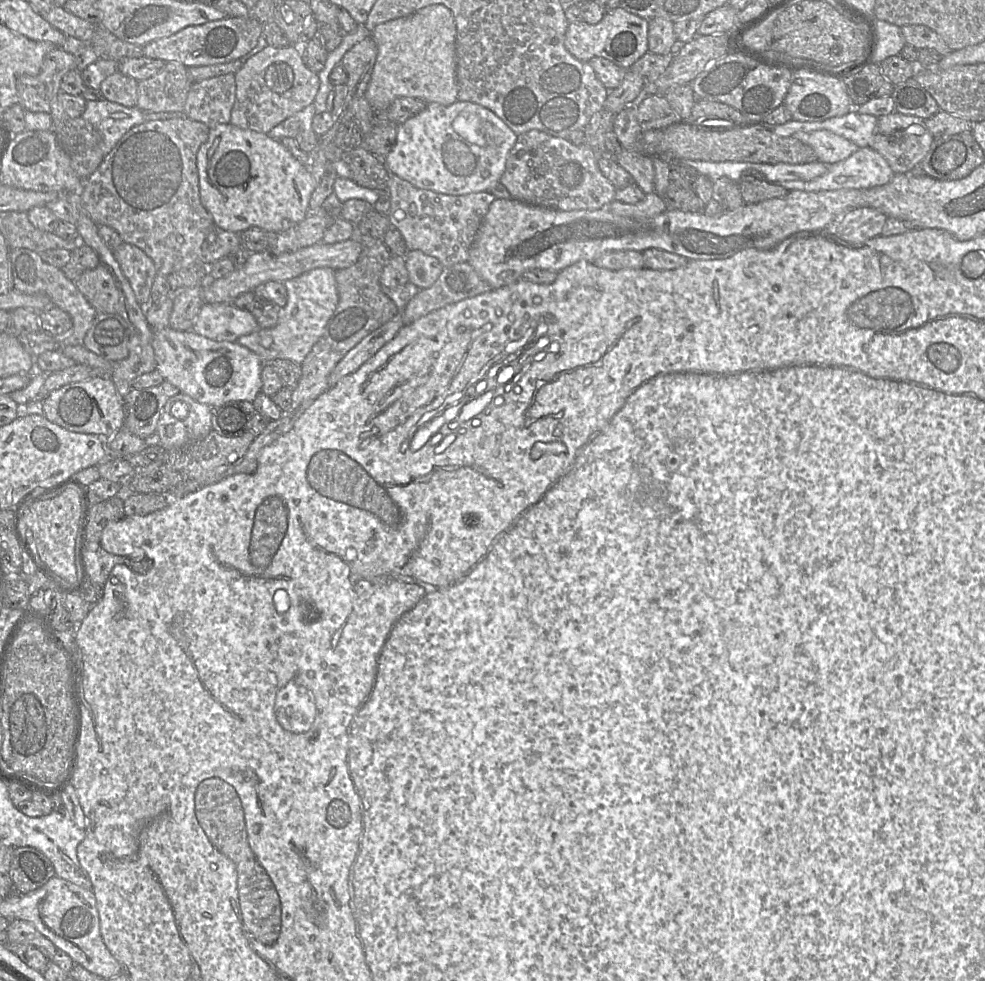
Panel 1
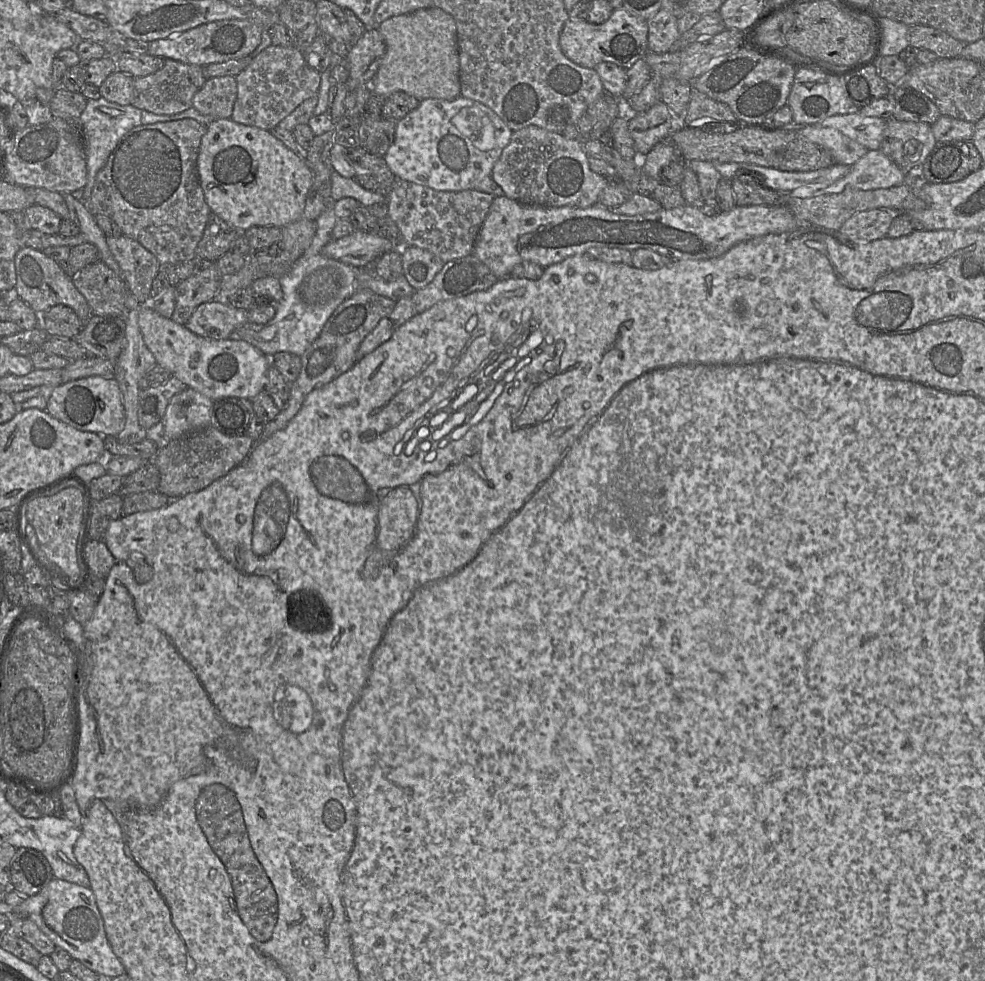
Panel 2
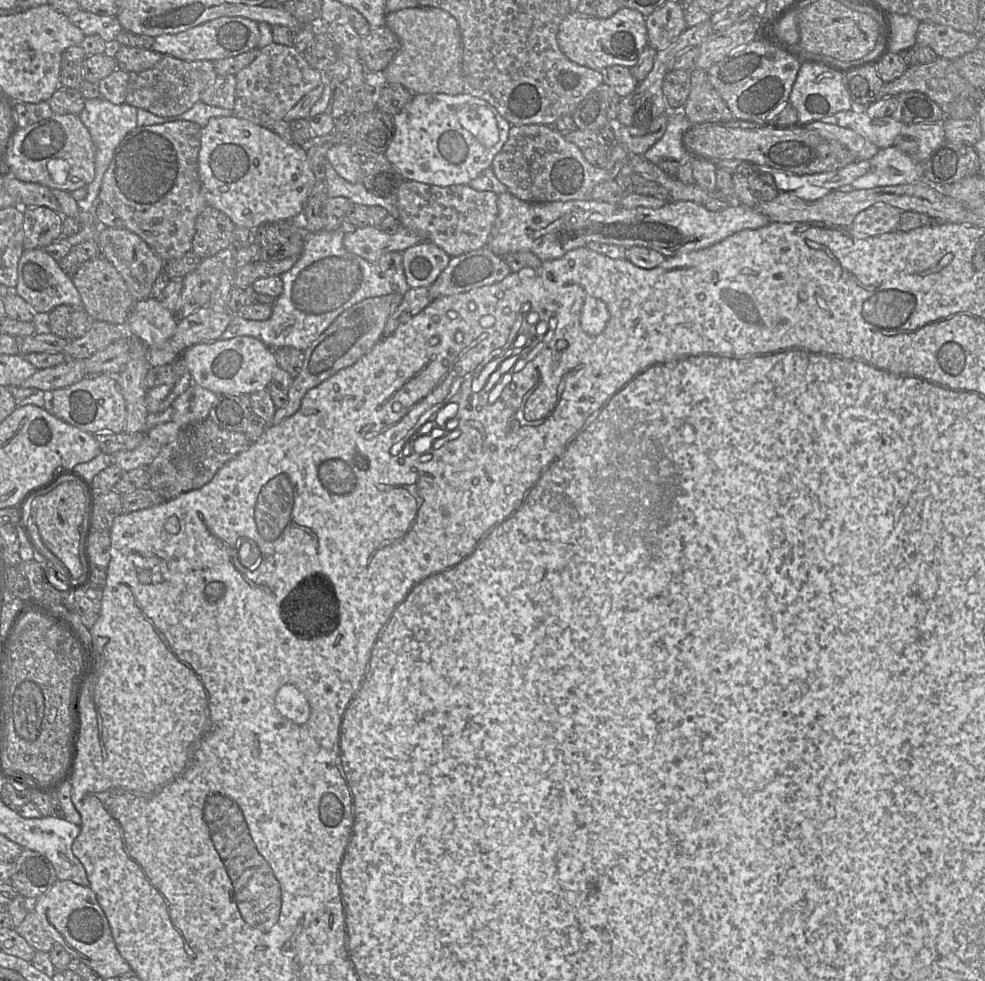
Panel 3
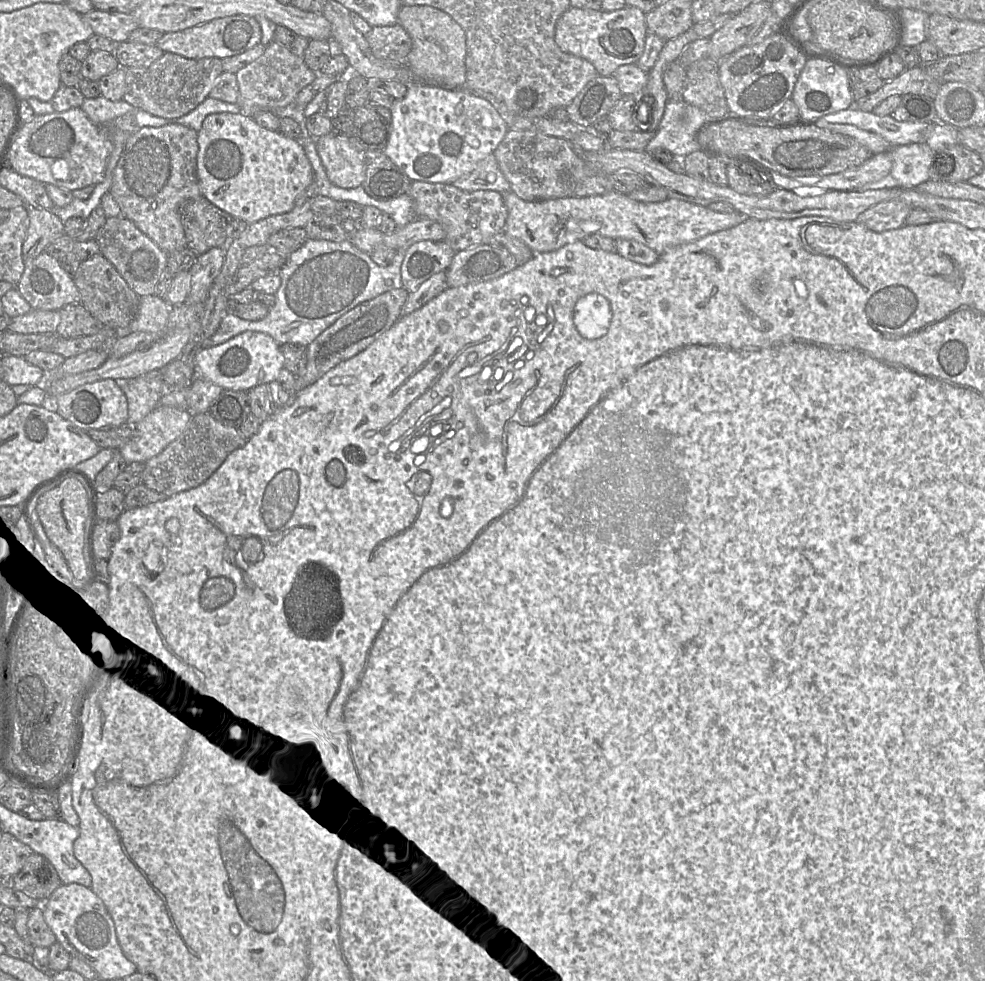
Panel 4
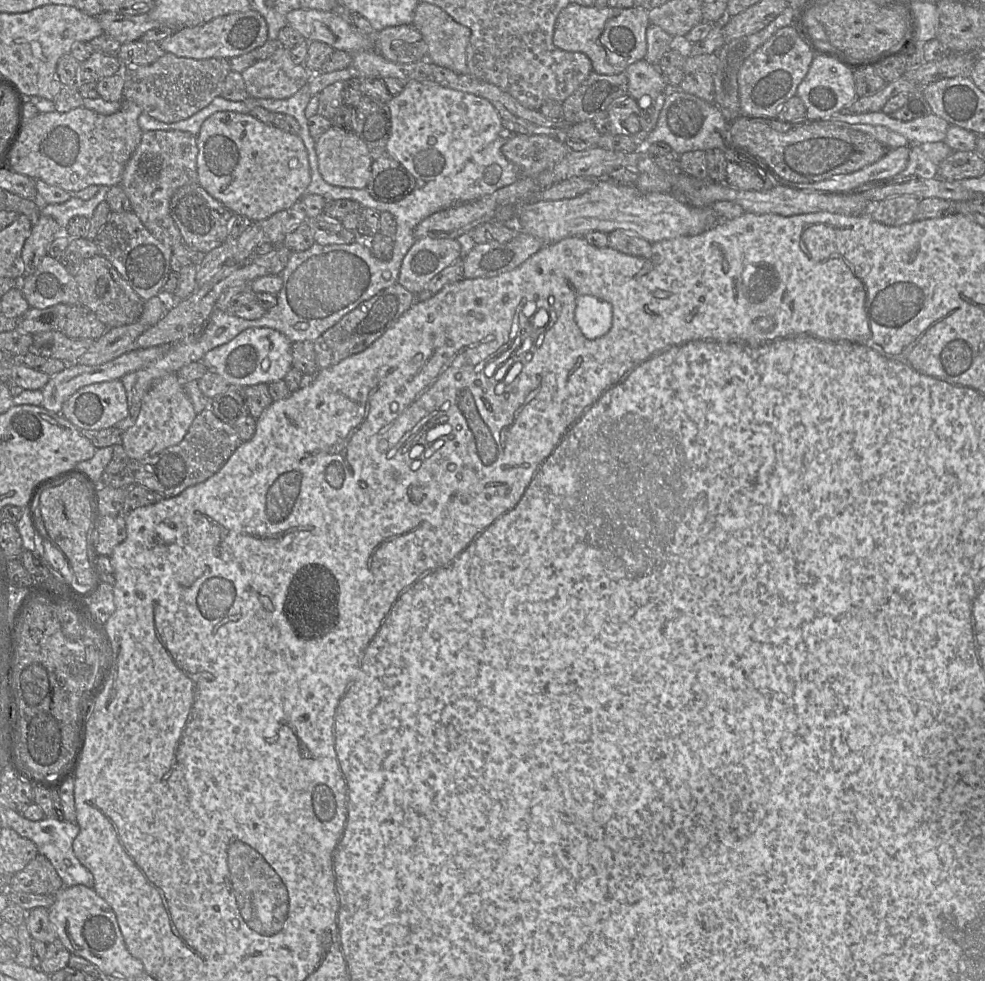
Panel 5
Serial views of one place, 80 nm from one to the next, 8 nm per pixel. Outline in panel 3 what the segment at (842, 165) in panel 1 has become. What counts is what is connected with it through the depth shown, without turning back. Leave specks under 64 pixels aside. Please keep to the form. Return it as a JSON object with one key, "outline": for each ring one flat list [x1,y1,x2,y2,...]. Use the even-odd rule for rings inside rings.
{"outline":[[899,148,880,149,870,159,870,170,852,182,855,189,923,182,923,163,913,160]]}

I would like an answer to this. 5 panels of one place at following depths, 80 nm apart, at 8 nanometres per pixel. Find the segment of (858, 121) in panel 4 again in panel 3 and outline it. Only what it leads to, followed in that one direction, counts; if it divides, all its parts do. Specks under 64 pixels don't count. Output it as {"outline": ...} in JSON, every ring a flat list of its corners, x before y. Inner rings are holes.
{"outline":[[859,106,859,111,852,109,840,111,820,121,849,128,875,144,879,149,893,146,895,138,904,125,891,116,871,118,865,112,864,106]]}

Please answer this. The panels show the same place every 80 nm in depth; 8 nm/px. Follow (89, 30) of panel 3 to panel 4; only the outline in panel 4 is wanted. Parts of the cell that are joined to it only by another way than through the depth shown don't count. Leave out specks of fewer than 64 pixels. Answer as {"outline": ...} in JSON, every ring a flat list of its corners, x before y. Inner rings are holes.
{"outline":[[93,9,81,17,85,23,90,25,94,34,104,36,114,43,127,41,130,33,139,27,131,14,110,13]]}

